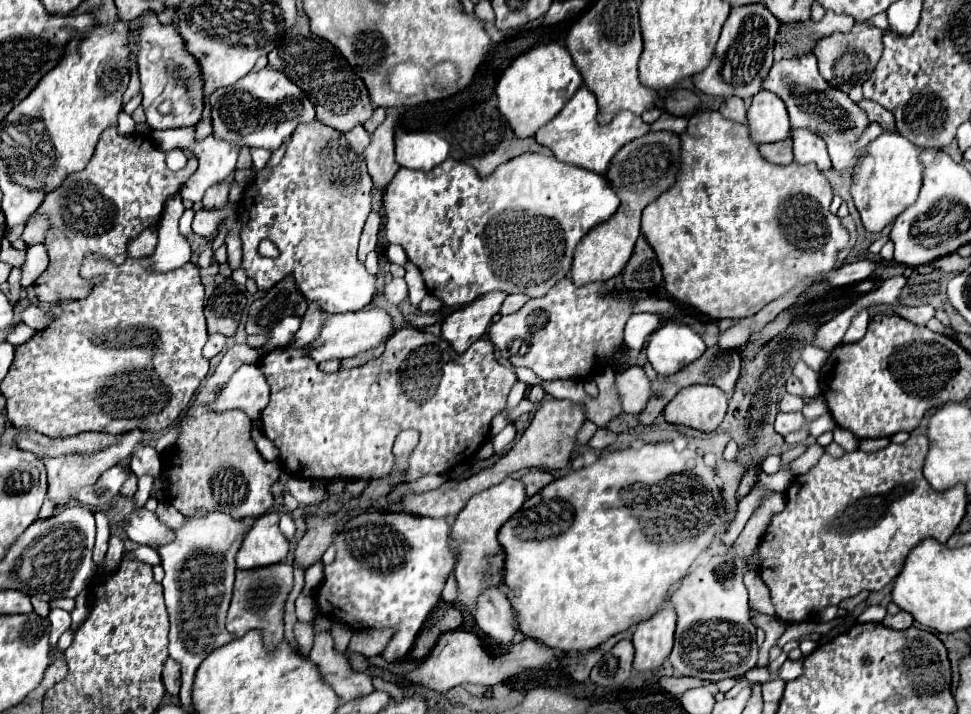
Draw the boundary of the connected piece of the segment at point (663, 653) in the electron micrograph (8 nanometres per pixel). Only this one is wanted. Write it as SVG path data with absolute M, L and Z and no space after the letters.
M665 607L657 611L651 619L641 621L633 633L635 645L635 661L633 669L637 673L651 673L661 667L661 663L669 657L673 649L673 633L675 633L677 617L673 607Z

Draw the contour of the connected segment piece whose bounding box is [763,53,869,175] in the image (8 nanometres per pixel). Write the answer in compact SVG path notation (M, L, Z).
M813 53L795 57L795 59L777 61L771 67L769 75L765 77L763 89L777 93L783 99L783 103L789 111L793 129L799 129L799 127L811 129L827 143L829 157L831 157L833 169L837 173L853 175L855 165L857 165L861 153L865 151L865 149L857 149L857 141L861 139L863 131L869 127L869 119L867 119L867 113L855 101L851 101L847 93L837 91L819 75L817 57Z

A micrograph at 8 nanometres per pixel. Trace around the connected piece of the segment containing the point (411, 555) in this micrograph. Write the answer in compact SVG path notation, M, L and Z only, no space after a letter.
M361 513L347 521L341 533L335 537L335 561L325 567L325 579L319 587L319 611L329 619L341 619L355 627L371 629L395 629L389 639L383 657L387 661L403 659L423 627L429 613L435 609L441 597L441 589L447 577L455 571L457 553L451 549L451 527L443 517L419 517L411 513Z

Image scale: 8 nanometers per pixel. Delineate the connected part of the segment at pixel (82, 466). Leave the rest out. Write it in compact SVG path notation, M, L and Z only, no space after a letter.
M131 431L127 437L123 437L123 441L119 441L119 443L115 443L115 445L107 447L105 451L101 451L101 453L97 453L97 455L83 455L83 457L81 457L81 455L63 455L63 457L55 457L55 459L43 457L43 463L45 463L45 467L47 467L47 481L49 481L49 491L47 491L47 495L49 495L57 505L65 505L67 501L73 499L71 493L73 493L75 489L81 489L83 485L95 483L97 477L99 477L103 471L107 471L109 467L113 467L113 465L121 463L123 459L127 459L127 457L133 453L133 449L137 447L139 439L141 439L141 433L139 433L139 431Z

